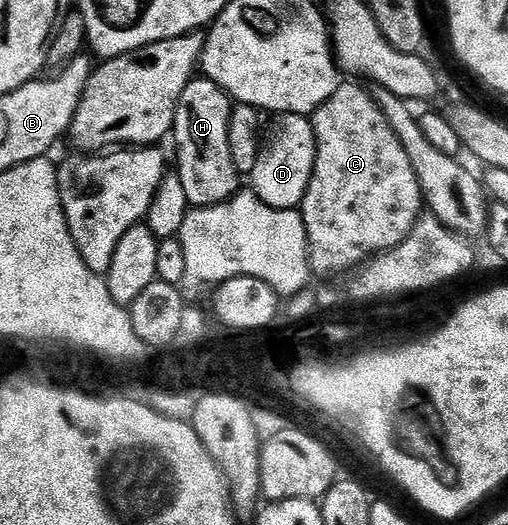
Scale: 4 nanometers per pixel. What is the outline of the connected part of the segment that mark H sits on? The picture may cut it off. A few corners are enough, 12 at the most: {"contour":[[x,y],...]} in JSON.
{"contour":[[206,77],[179,98],[177,174],[192,208],[240,190],[231,96]]}

